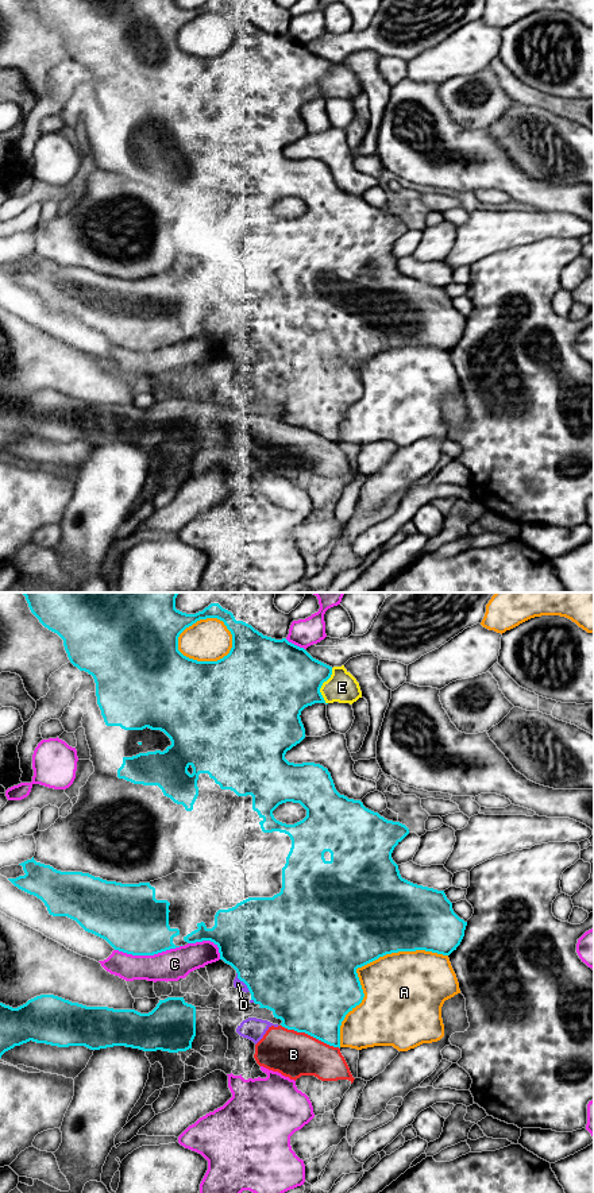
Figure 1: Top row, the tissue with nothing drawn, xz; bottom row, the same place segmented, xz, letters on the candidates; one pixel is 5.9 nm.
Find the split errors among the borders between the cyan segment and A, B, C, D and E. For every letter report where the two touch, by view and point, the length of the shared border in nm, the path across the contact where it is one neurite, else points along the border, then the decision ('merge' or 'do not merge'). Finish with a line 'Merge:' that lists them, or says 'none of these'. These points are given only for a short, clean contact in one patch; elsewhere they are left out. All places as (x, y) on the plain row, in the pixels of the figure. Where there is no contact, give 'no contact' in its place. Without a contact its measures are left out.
A: meets cyan in xz at (362, 361); contact 850 nm long; do not merge
B: meets cyan in xz at (311, 431); contact 380 nm long; runs through xz (312, 389), (311, 431), (293, 450); merge
C: meets cyan in xz at (147, 350); contact 400 nm long; do not merge
D: meets cyan in xz at (242, 375); contact 150 nm long; do not merge
E: meets cyan in xz at (321, 80); contact 220 nm long; do not merge
Merge: B

